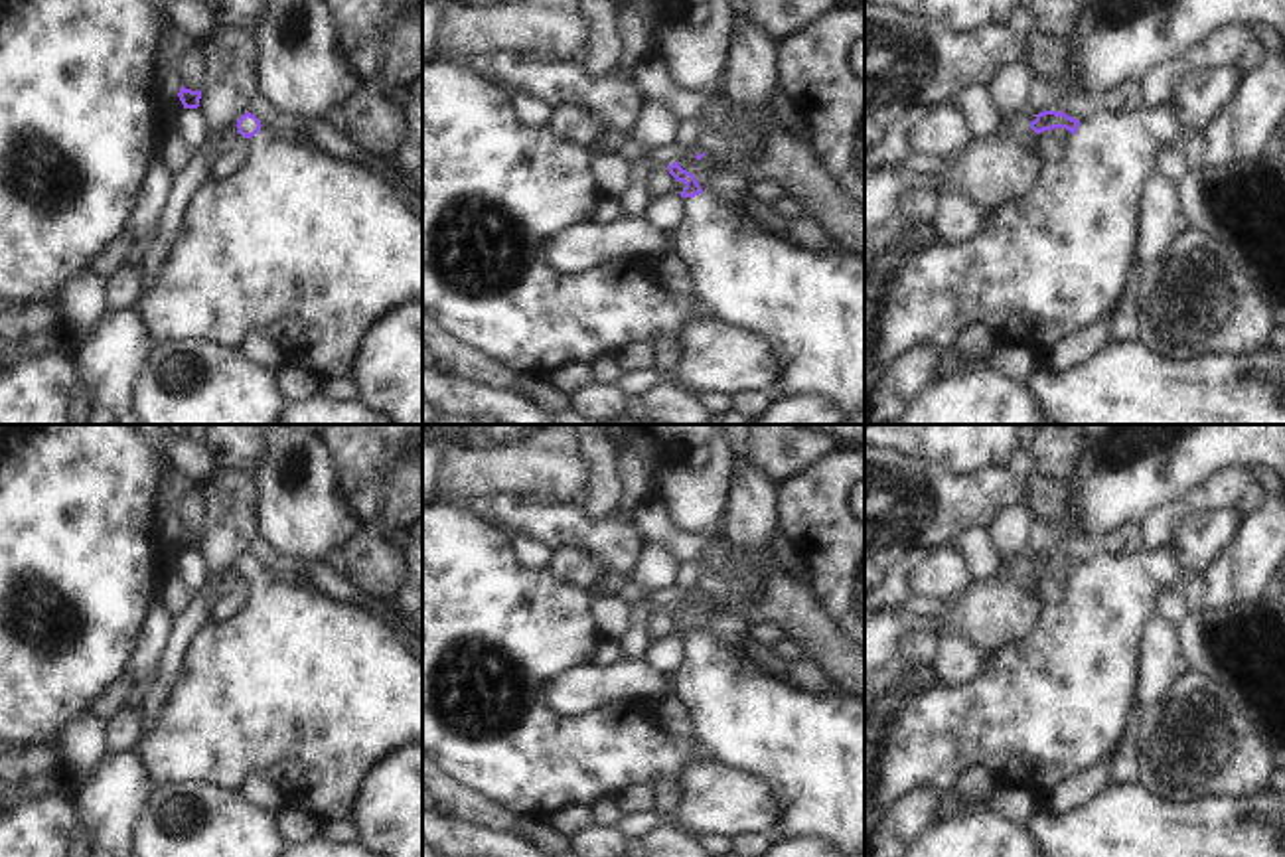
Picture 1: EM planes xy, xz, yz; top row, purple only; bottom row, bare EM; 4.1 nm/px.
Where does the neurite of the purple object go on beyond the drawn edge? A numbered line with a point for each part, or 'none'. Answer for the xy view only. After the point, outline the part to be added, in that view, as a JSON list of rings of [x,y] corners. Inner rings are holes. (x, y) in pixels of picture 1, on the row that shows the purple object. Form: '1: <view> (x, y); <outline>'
1: xy (301, 245); [[[261,130],[245,162],[219,182],[203,182],[186,205],[186,221],[136,310],[152,342],[199,340],[237,350],[249,334],[265,336],[290,363],[322,381],[349,379],[367,330],[387,312],[422,298],[422,219],[387,178],[330,142],[296,146]]]

